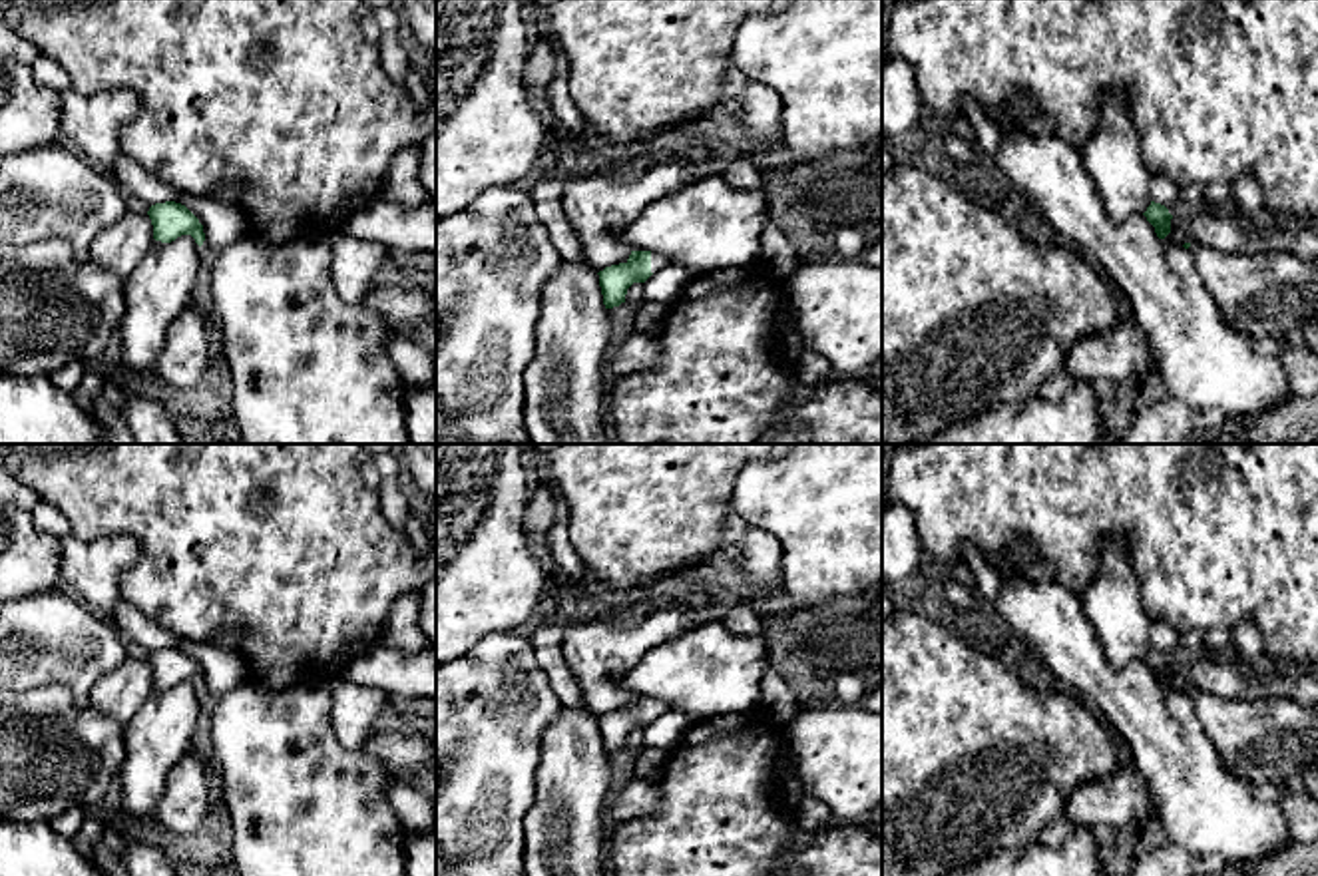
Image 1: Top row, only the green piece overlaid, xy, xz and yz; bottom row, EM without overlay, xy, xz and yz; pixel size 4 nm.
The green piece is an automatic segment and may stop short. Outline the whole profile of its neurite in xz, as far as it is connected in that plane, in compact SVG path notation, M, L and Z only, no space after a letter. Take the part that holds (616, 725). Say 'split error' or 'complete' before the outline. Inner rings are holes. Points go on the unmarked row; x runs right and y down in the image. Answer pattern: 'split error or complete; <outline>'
split error; M631 697L629 705L599 717L599 733L605 755L625 749L627 735L633 729L645 729L653 719L671 711L665 701L651 697Z

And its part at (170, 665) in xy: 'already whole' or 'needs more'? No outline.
needs more

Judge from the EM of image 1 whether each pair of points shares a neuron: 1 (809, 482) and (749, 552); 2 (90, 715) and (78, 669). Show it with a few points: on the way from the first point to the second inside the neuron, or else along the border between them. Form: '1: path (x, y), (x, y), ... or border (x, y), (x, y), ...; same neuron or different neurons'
1: border (751, 528), (765, 530), (779, 542), (781, 576); different neurons
2: border (44, 685), (64, 685), (80, 707), (90, 703); different neurons

